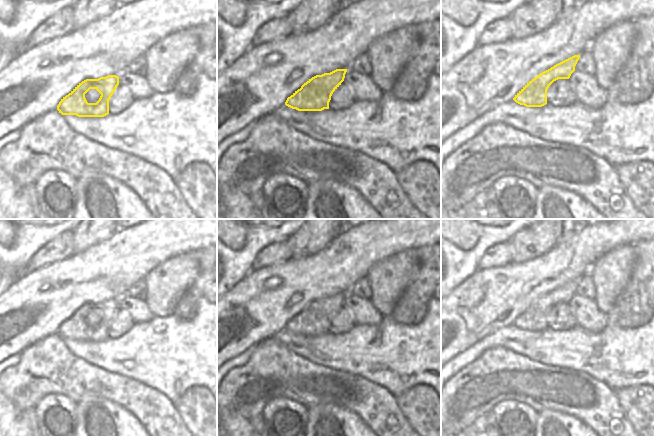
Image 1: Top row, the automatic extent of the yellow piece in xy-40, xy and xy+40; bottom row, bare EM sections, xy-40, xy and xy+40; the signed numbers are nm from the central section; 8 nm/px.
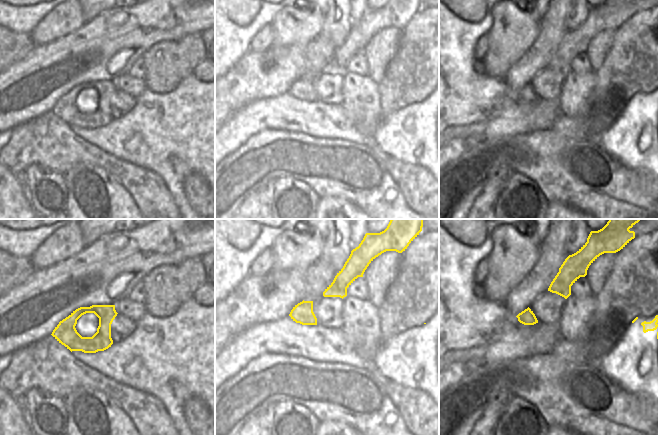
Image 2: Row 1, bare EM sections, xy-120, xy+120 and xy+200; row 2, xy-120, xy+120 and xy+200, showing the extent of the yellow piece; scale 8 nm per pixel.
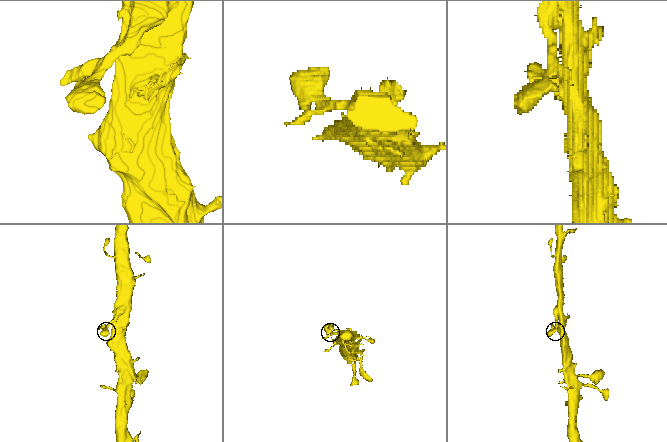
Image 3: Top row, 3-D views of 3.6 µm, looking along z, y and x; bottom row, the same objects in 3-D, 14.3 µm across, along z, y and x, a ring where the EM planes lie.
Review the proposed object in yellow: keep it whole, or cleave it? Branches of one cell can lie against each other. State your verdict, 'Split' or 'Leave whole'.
Leave whole.

